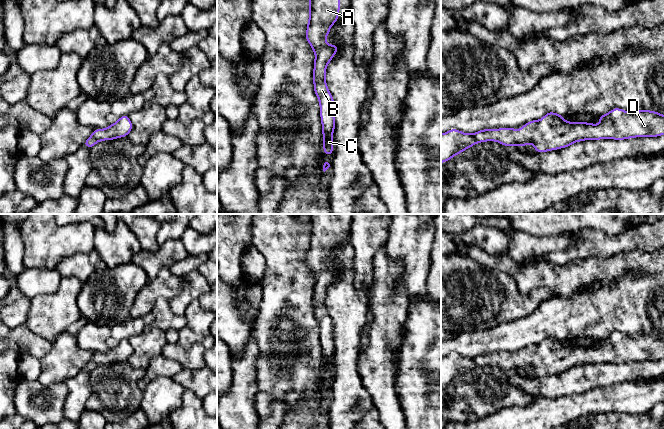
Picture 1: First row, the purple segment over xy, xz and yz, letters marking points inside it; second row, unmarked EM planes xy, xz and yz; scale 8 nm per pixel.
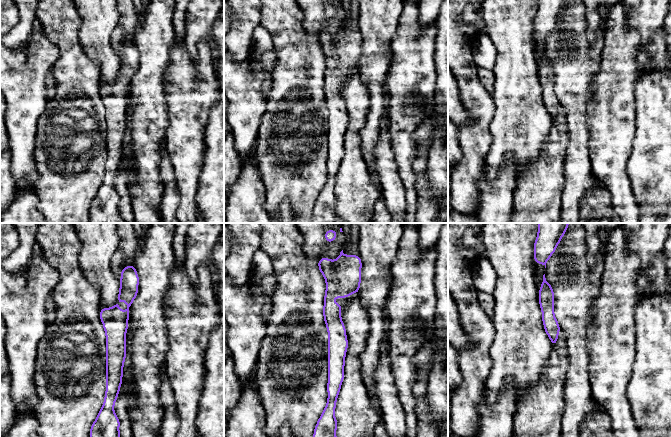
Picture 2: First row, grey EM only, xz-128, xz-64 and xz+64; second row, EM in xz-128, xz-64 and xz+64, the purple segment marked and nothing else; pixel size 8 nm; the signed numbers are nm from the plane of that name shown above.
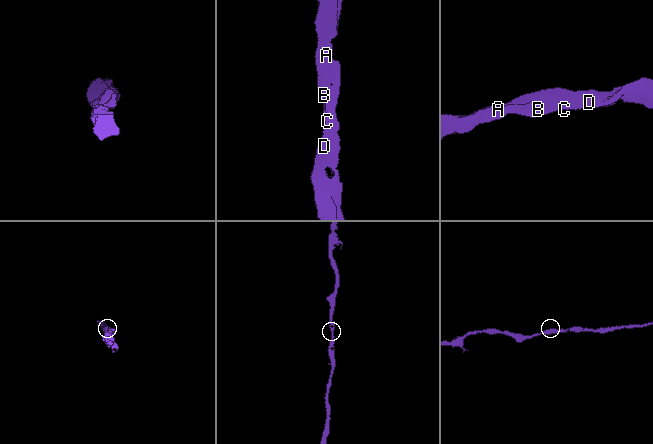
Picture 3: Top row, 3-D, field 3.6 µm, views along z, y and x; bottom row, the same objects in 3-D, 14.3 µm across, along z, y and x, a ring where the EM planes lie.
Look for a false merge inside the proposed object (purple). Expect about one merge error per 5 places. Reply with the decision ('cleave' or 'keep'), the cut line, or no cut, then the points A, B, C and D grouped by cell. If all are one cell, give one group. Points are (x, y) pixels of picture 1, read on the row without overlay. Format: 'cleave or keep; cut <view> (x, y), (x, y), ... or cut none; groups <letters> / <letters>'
keep; cut none; groups A B C D

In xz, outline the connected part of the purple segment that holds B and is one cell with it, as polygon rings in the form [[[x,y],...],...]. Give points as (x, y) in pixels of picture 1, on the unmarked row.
[[[309,214],[309,246],[306,264],[311,269],[315,280],[313,306],[314,315],[320,328],[320,340],[324,364],[324,378],[333,377],[334,325],[325,305],[326,290],[334,278],[337,269],[326,268],[326,261],[331,250],[338,244],[340,218],[338,214]]]

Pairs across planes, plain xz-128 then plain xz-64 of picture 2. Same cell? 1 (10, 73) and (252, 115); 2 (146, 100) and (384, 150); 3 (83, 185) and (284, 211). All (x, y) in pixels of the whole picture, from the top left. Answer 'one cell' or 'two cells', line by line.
1: one cell
2: two cells
3: two cells

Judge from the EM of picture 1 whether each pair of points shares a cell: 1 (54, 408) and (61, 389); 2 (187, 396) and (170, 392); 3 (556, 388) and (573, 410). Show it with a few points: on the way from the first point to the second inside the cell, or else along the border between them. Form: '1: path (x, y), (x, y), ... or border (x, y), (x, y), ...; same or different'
1: path (54, 403), (54, 396), (56, 394); same
2: border (185, 389), (182, 394), (181, 403), (169, 415); different
3: border (576, 392), (555, 398), (542, 397); different

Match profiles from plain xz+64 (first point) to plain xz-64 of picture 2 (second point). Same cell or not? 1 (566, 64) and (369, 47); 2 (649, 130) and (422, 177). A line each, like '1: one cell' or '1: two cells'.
1: two cells
2: one cell

